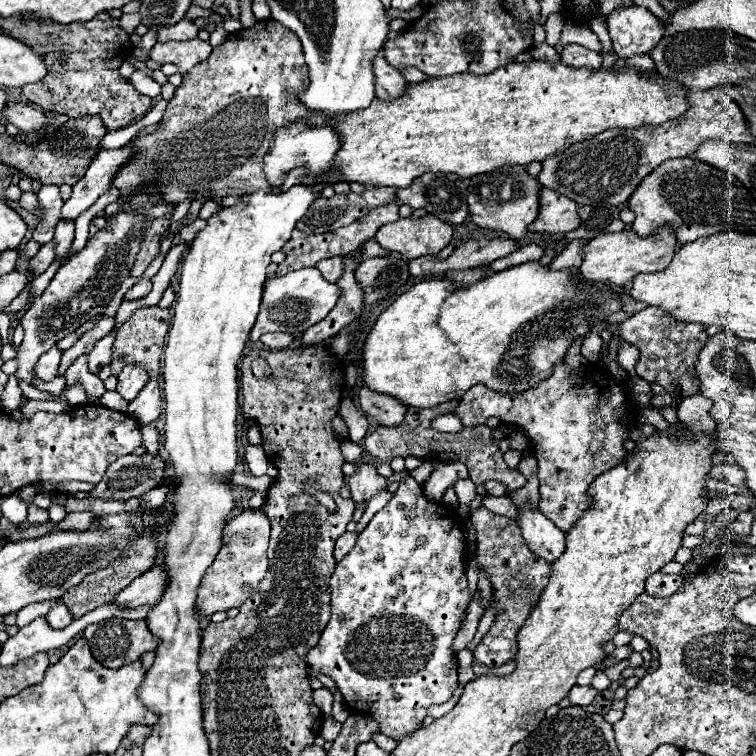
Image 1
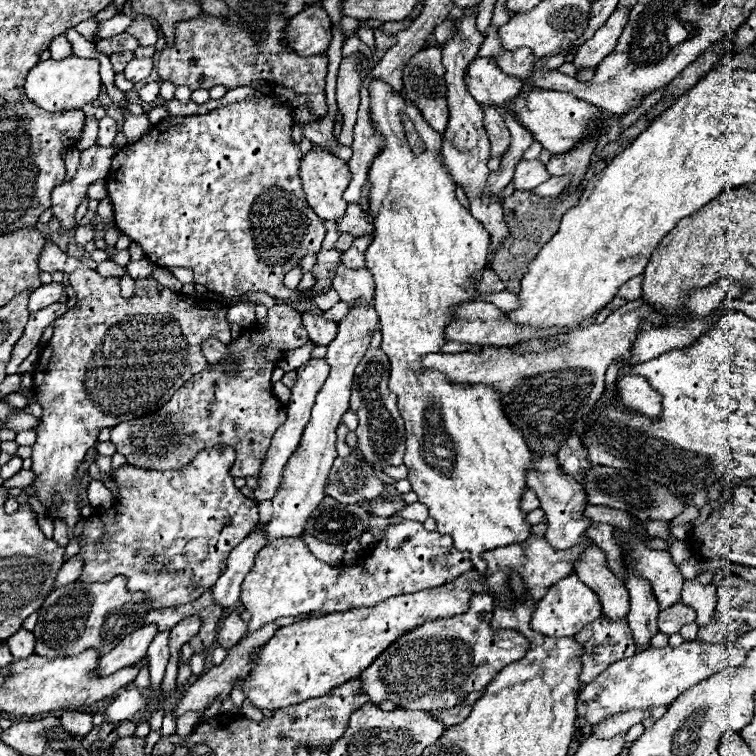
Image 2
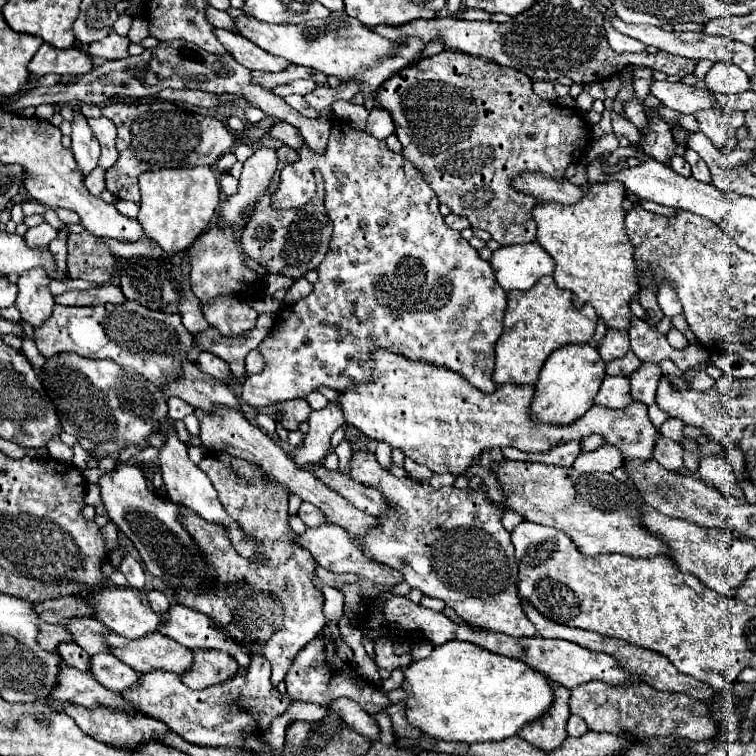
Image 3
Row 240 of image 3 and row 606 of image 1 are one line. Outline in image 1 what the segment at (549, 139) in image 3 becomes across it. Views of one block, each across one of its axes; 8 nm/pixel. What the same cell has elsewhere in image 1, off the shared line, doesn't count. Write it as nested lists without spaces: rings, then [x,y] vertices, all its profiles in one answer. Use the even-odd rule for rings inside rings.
[[[484,506],[474,510],[470,514],[470,522],[474,524],[476,530],[476,542],[478,542],[478,552],[476,560],[478,566],[484,568],[490,576],[492,588],[496,592],[498,604],[496,604],[496,620],[490,628],[490,632],[482,638],[482,642],[474,648],[474,662],[486,668],[500,668],[508,660],[514,660],[518,644],[516,644],[516,634],[530,616],[534,604],[538,602],[542,590],[548,584],[550,578],[550,564],[544,560],[538,560],[524,540],[520,538],[520,528],[516,520],[498,516],[494,512],[488,512]]]

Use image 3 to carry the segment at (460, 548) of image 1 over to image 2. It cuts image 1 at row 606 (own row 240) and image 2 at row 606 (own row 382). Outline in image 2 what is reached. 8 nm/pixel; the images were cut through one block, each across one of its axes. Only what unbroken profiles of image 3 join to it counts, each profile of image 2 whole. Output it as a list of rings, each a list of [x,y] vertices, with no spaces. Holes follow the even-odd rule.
[[[402,520],[400,524],[390,526],[386,538],[376,544],[372,554],[346,566],[330,566],[316,560],[300,538],[276,538],[256,554],[254,568],[242,582],[240,600],[252,614],[246,634],[252,634],[262,624],[276,618],[312,614],[316,610],[334,614],[348,608],[378,604],[398,594],[442,586],[472,568],[468,552],[456,550],[450,536],[430,532],[422,522],[414,520]],[[478,594],[472,598],[468,612],[426,624],[396,640],[360,676],[370,702],[392,700],[396,706],[438,712],[462,704],[470,692],[484,690],[504,664],[524,658],[528,648],[532,648],[516,630],[494,630],[492,616],[494,600],[488,594]]]

